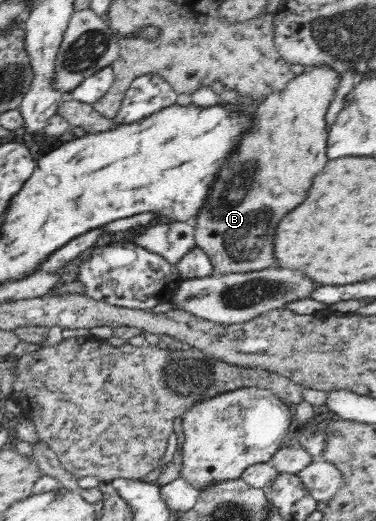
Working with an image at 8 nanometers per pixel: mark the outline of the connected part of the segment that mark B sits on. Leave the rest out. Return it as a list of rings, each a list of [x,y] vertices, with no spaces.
[[[330,65],[321,67],[305,66],[305,71],[287,82],[283,91],[270,93],[262,98],[262,103],[252,113],[253,129],[243,133],[239,147],[231,159],[221,165],[211,193],[194,219],[194,239],[211,258],[213,271],[217,274],[245,273],[262,270],[275,265],[277,258],[273,252],[275,229],[279,221],[297,205],[313,185],[313,177],[327,163],[328,131],[325,128],[325,114],[333,100],[341,75]]]

